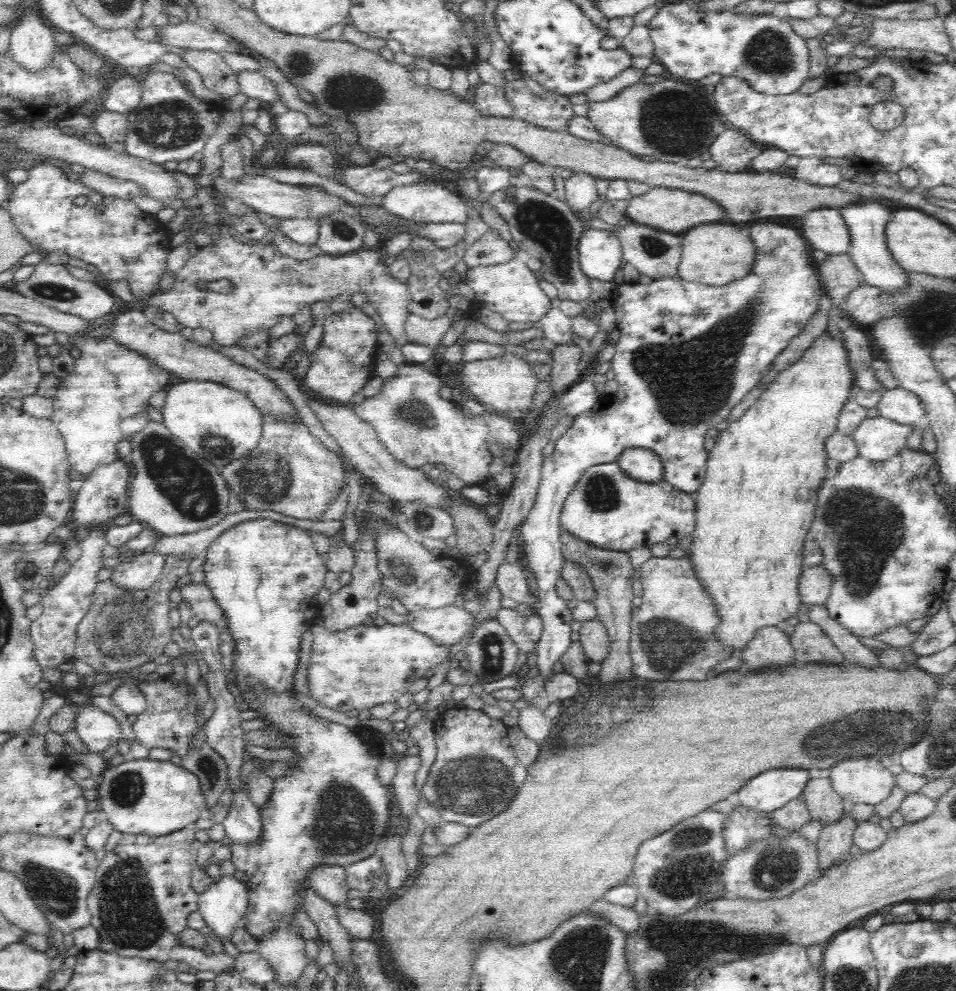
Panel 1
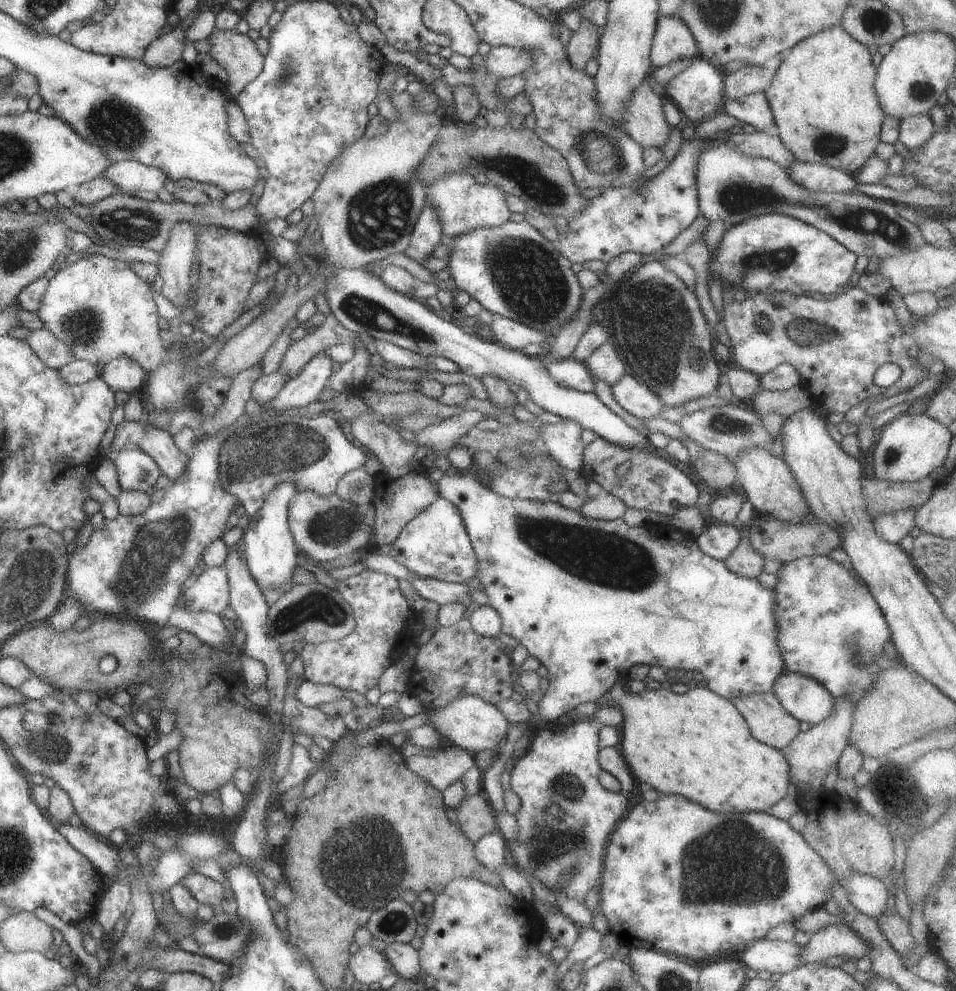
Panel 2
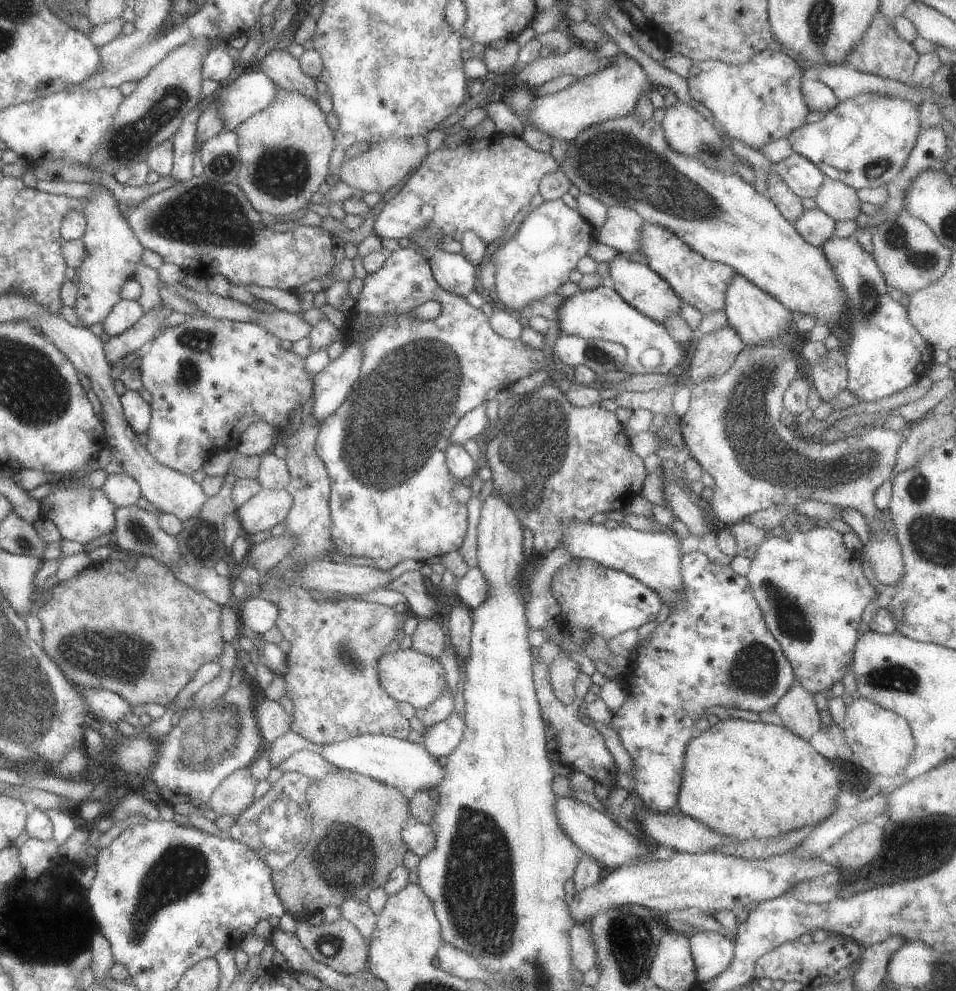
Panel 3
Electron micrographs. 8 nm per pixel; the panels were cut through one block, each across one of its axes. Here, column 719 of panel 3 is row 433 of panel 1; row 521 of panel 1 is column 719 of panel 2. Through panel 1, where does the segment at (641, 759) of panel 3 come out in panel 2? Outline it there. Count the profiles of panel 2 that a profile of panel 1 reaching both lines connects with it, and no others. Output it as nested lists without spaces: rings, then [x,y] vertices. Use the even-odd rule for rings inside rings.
[[[709,522],[695,541],[704,554],[724,560],[738,546],[741,538],[733,525]]]

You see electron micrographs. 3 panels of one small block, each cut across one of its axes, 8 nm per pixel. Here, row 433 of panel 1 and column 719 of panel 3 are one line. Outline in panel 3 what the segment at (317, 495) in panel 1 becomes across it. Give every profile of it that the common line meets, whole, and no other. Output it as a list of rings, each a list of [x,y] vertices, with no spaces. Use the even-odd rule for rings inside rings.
[[[642,219],[642,238],[640,238],[640,254],[648,260],[650,270],[654,270],[660,278],[663,278],[673,288],[673,291],[681,298],[684,304],[694,306],[705,314],[717,311],[725,311],[726,288],[730,286],[732,278],[738,276],[738,272],[727,264],[710,260],[698,252],[694,252],[682,238],[672,234],[670,230],[644,223]]]

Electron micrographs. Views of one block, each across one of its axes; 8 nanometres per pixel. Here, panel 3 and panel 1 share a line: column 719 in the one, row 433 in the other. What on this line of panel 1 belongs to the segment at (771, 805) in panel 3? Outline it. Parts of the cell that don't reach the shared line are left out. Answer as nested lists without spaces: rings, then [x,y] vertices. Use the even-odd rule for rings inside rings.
[[[827,332],[816,338],[802,355],[802,358],[794,364],[790,364],[786,370],[782,370],[778,376],[770,376],[770,386],[764,390],[764,394],[758,398],[758,402],[746,410],[742,418],[729,422],[727,428],[719,434],[715,445],[709,450],[707,460],[707,471],[704,482],[694,493],[696,522],[693,530],[693,539],[689,548],[689,558],[695,575],[704,586],[704,592],[710,592],[714,606],[718,610],[718,616],[722,624],[716,628],[716,639],[720,640],[722,647],[742,652],[748,642],[754,638],[758,630],[768,626],[784,627],[791,617],[797,614],[801,606],[801,599],[798,591],[798,579],[803,571],[802,551],[803,544],[815,515],[818,489],[826,479],[827,452],[825,442],[829,436],[837,431],[837,420],[846,402],[852,397],[850,389],[854,385],[853,374],[848,362],[847,350],[844,348],[842,339],[839,336],[830,336]]]

